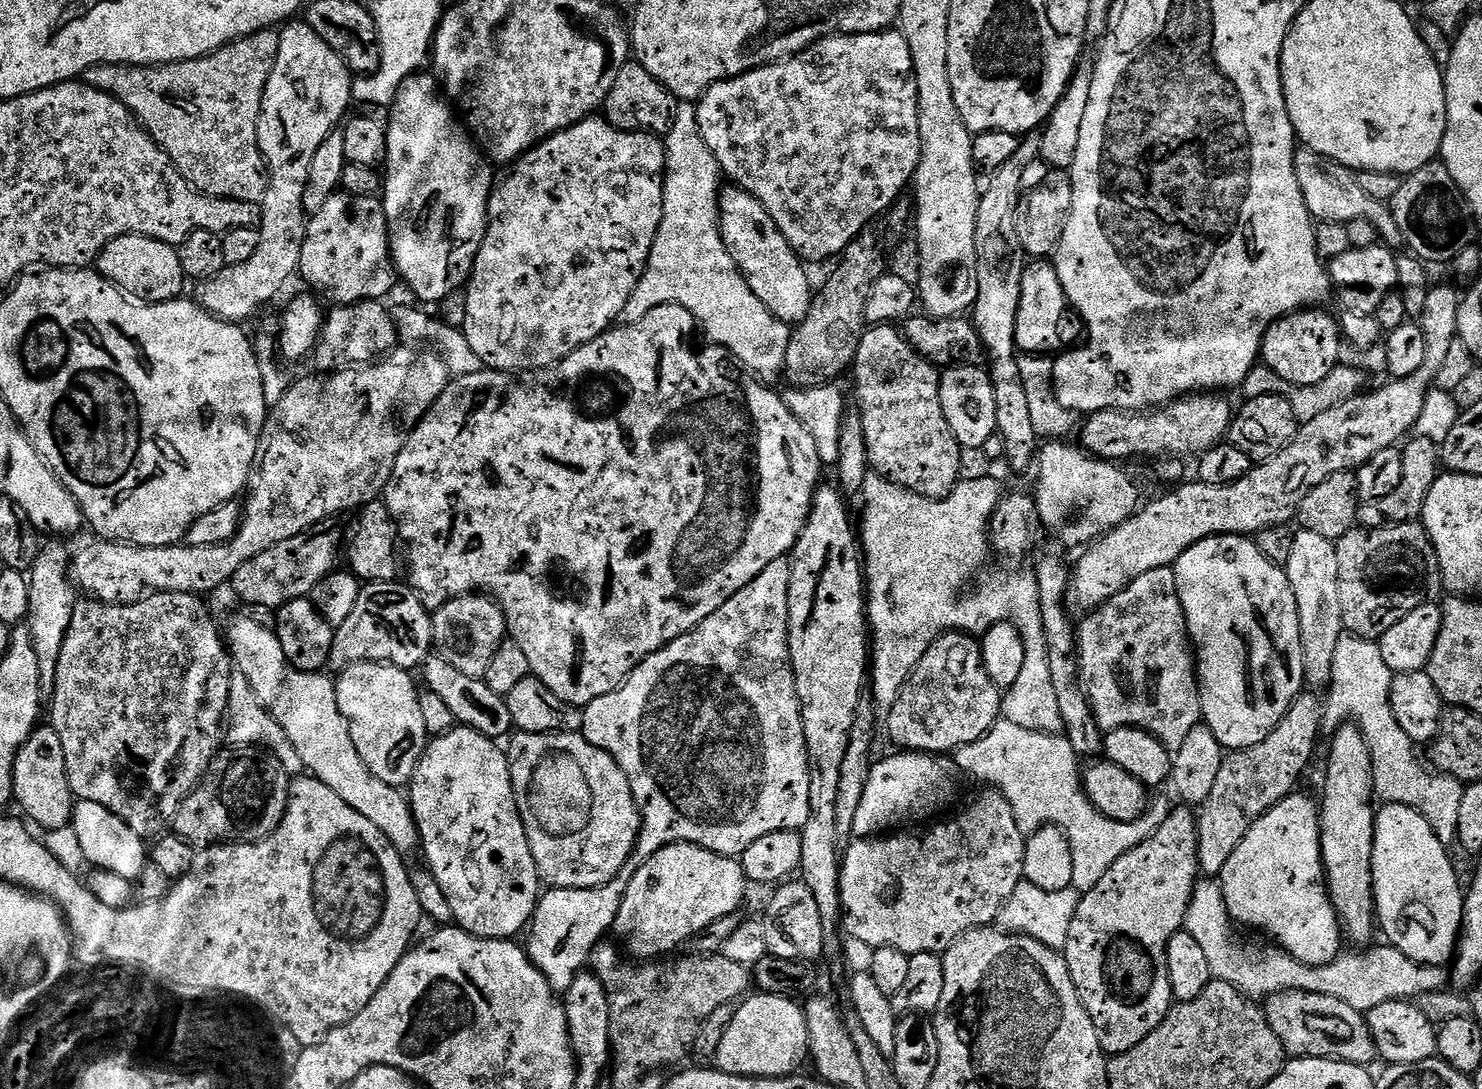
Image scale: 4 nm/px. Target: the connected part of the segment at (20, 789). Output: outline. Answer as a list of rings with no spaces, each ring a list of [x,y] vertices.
[[[51,726],[33,728],[28,741],[16,751],[12,771],[12,795],[14,804],[25,812],[23,815],[33,825],[36,823],[43,830],[71,825],[74,797],[68,781],[66,754],[62,750],[62,738],[58,738]]]

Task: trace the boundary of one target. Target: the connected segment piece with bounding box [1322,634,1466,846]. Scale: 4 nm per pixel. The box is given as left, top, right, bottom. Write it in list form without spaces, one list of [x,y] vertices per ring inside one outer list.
[[[1345,634],[1338,638],[1338,646],[1334,650],[1334,670],[1332,671],[1332,682],[1326,689],[1326,703],[1322,708],[1322,720],[1327,731],[1334,734],[1340,725],[1345,722],[1354,722],[1360,733],[1366,738],[1366,746],[1370,750],[1372,759],[1372,777],[1378,780],[1374,786],[1377,797],[1381,796],[1384,804],[1401,804],[1410,806],[1410,810],[1418,810],[1426,822],[1438,834],[1438,842],[1446,846],[1455,845],[1459,838],[1459,814],[1461,813],[1462,798],[1466,784],[1450,774],[1441,772],[1437,774],[1425,761],[1420,761],[1418,745],[1402,731],[1398,721],[1394,719],[1394,710],[1390,710],[1390,686],[1394,673],[1390,666],[1386,666],[1382,658],[1382,650],[1379,643],[1374,640],[1364,640],[1360,636]]]

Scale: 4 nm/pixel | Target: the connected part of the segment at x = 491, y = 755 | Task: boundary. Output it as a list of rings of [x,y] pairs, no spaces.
[[[463,726],[453,728],[445,736],[435,737],[425,748],[424,756],[412,775],[410,799],[420,831],[422,852],[428,855],[427,867],[434,874],[438,886],[442,886],[446,902],[450,902],[453,921],[471,936],[507,940],[516,938],[520,931],[523,933],[529,927],[542,895],[542,881],[524,823],[516,809],[508,757],[505,749],[496,744],[499,743],[495,739]]]

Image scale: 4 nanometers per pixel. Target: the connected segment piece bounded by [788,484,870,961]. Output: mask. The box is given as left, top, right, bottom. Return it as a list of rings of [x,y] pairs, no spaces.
[[[826,484],[817,487],[812,496],[812,509],[808,520],[790,553],[792,577],[788,595],[788,645],[802,710],[810,770],[810,818],[806,818],[804,827],[799,829],[802,838],[802,862],[798,872],[799,875],[804,875],[801,876],[802,882],[810,886],[814,902],[818,902],[818,914],[822,914],[824,956],[839,961],[842,956],[842,838],[838,834],[835,803],[838,799],[842,762],[846,756],[847,744],[851,740],[855,711],[858,710],[860,697],[865,695],[866,677],[870,672],[870,625],[866,615],[866,573],[862,567],[862,548],[858,543],[858,532],[854,524],[852,528],[848,508],[844,505],[845,497],[837,487],[834,488]]]

